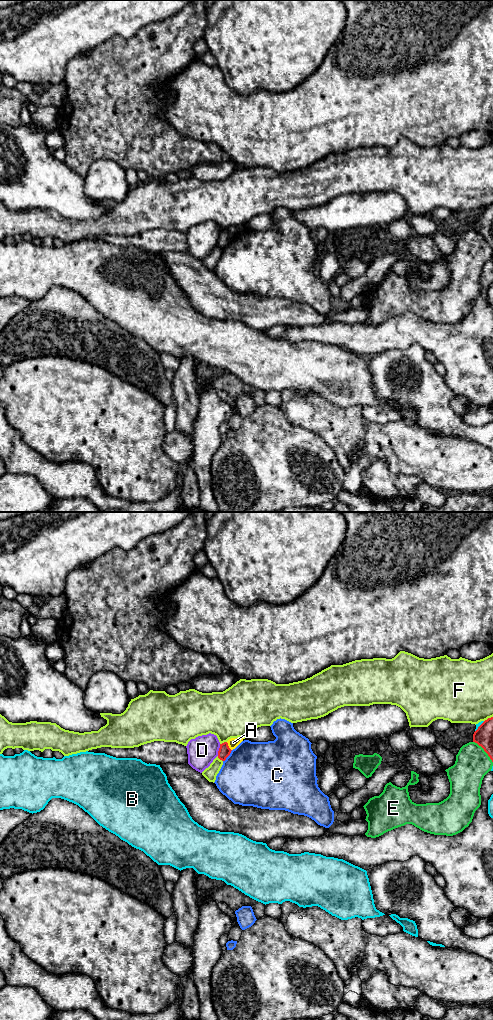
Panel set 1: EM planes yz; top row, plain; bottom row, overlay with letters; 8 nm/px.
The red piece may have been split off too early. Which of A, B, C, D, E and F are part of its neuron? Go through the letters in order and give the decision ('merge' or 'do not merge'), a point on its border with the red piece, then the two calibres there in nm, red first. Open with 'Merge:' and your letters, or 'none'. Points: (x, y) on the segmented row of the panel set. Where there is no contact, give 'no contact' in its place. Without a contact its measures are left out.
Merge: none
A: do not merge | yz (228, 746) | 100/80 nm
B: do not merge | yz (479, 726) | 160/30 nm
C: do not merge | yz (228, 755) | 100/500 nm
D: do not merge | yz (219, 750) | 100/240 nm
E: do not merge | yz (484, 750) | 160/280 nm
F: do not merge | yz (488, 718) | 160/440 nm

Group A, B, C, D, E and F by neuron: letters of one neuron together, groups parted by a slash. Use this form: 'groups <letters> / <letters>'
groups A / B / C / D / E / F

